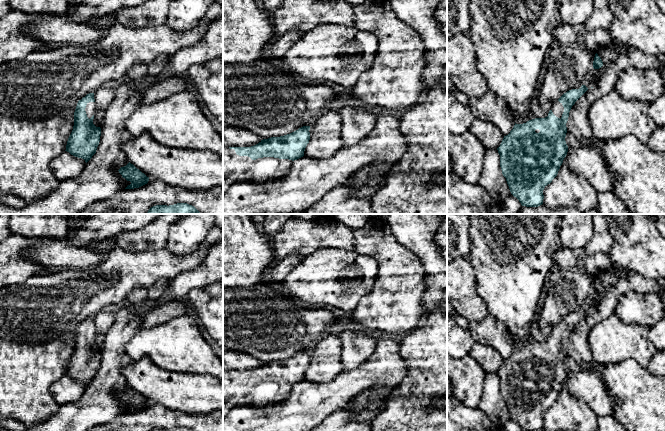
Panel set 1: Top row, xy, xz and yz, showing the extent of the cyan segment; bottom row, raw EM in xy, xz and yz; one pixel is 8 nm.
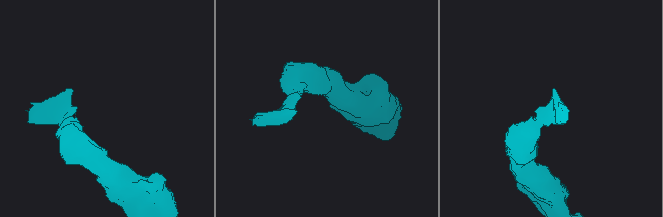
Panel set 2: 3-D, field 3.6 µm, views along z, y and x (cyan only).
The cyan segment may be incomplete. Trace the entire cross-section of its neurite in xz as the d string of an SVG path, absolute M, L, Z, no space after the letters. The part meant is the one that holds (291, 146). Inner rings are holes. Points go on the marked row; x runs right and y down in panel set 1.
M303 126L284 136L263 139L251 147L223 148L223 194L237 182L267 184L287 175L293 161L304 156L309 130L310 126Z

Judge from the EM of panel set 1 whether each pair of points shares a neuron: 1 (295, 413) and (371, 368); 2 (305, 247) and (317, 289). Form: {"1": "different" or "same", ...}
{"1": "same", "2": "different"}

